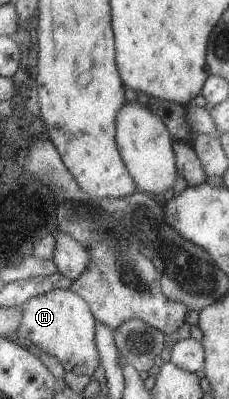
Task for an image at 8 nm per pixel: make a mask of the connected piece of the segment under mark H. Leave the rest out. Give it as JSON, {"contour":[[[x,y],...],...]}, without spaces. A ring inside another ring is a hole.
{"contour":[[[54,289],[25,300],[19,305],[21,319],[17,328],[16,337],[20,341],[28,340],[37,346],[42,353],[53,356],[63,366],[65,372],[73,372],[77,375],[86,375],[92,378],[92,373],[99,368],[99,356],[94,342],[95,318],[86,302],[75,292],[68,289]]]}

